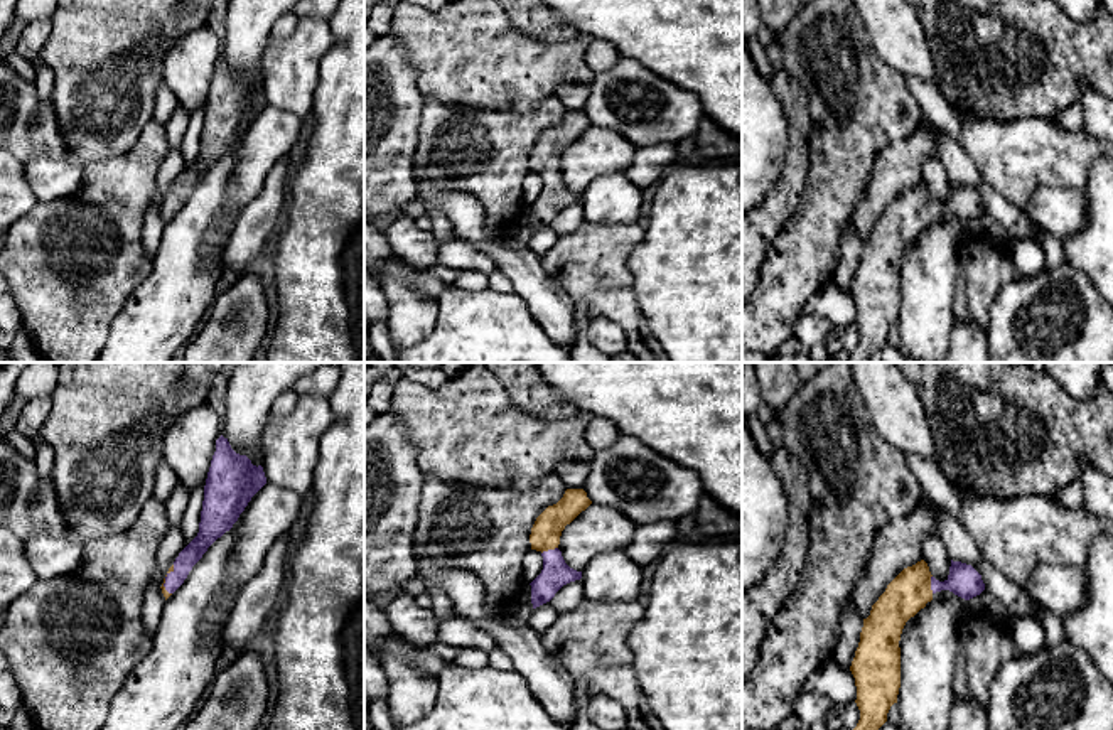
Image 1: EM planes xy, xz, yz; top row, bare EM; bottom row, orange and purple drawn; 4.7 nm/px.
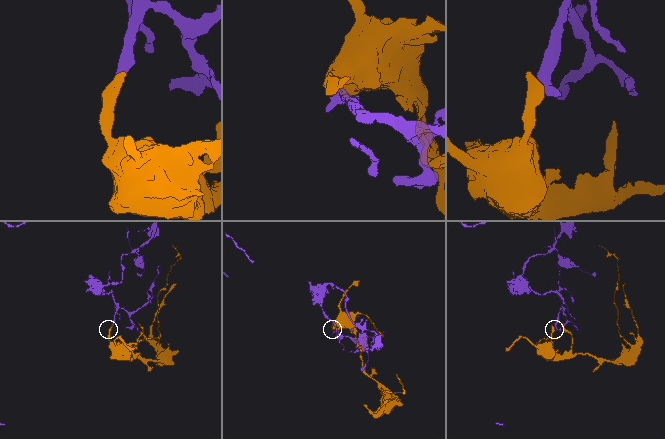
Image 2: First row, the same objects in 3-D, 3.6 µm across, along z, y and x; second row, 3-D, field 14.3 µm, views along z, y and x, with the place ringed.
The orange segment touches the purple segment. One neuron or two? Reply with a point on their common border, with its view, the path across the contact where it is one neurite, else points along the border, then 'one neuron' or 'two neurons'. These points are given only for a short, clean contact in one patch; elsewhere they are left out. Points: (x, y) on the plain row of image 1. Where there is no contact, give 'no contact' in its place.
meets orange in yz at (930, 206); runs through yz (909, 214), (918, 206), (930, 206), (946, 208), (963, 203); one neuron

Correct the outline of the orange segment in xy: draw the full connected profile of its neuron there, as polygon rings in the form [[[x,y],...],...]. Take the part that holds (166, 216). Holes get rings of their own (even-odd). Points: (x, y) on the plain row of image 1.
[[[223,57],[216,62],[204,108],[204,123],[197,158],[179,175],[169,191],[162,216],[165,223],[184,206],[207,170],[233,150],[251,120],[266,106],[261,88],[236,76]]]

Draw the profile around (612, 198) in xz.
[[[624,172],[604,174],[585,187],[580,204],[589,223],[632,224],[641,216],[643,189]]]

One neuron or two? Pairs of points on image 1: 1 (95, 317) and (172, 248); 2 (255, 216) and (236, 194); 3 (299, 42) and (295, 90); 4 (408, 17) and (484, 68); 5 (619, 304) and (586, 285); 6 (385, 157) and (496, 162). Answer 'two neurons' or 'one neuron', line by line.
1: two neurons
2: two neurons
3: one neuron
4: one neuron
5: one neuron
6: two neurons

